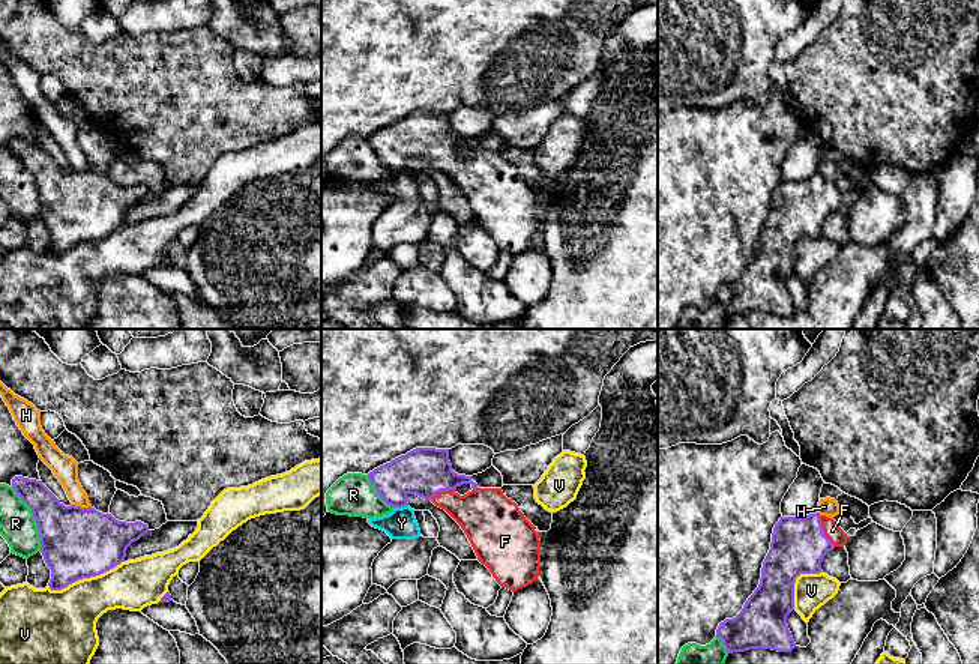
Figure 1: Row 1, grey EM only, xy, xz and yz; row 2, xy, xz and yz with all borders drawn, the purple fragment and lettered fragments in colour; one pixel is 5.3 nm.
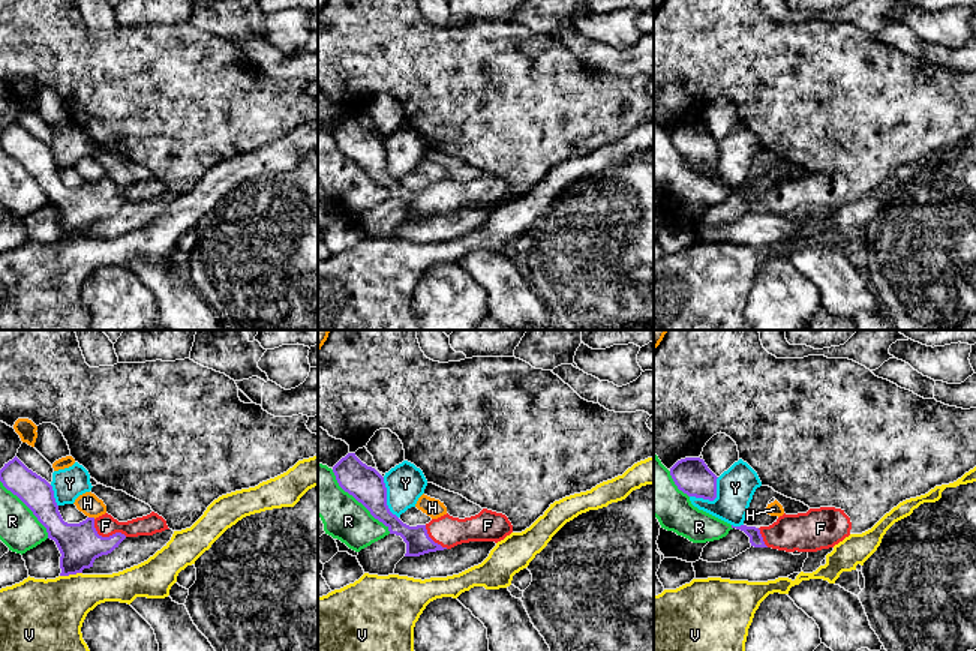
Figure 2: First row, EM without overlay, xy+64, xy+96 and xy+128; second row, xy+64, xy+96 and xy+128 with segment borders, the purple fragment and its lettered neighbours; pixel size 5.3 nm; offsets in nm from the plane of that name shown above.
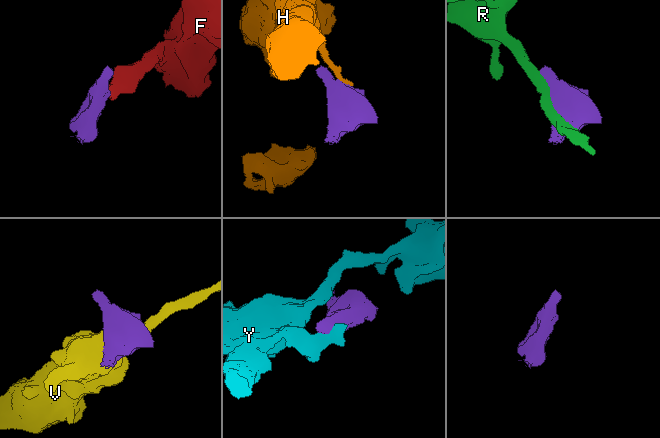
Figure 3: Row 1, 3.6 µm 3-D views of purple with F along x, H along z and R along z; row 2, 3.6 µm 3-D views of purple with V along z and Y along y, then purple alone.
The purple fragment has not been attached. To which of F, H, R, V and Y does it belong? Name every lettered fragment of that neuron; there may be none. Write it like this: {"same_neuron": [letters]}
{"same_neuron": ["F"]}

